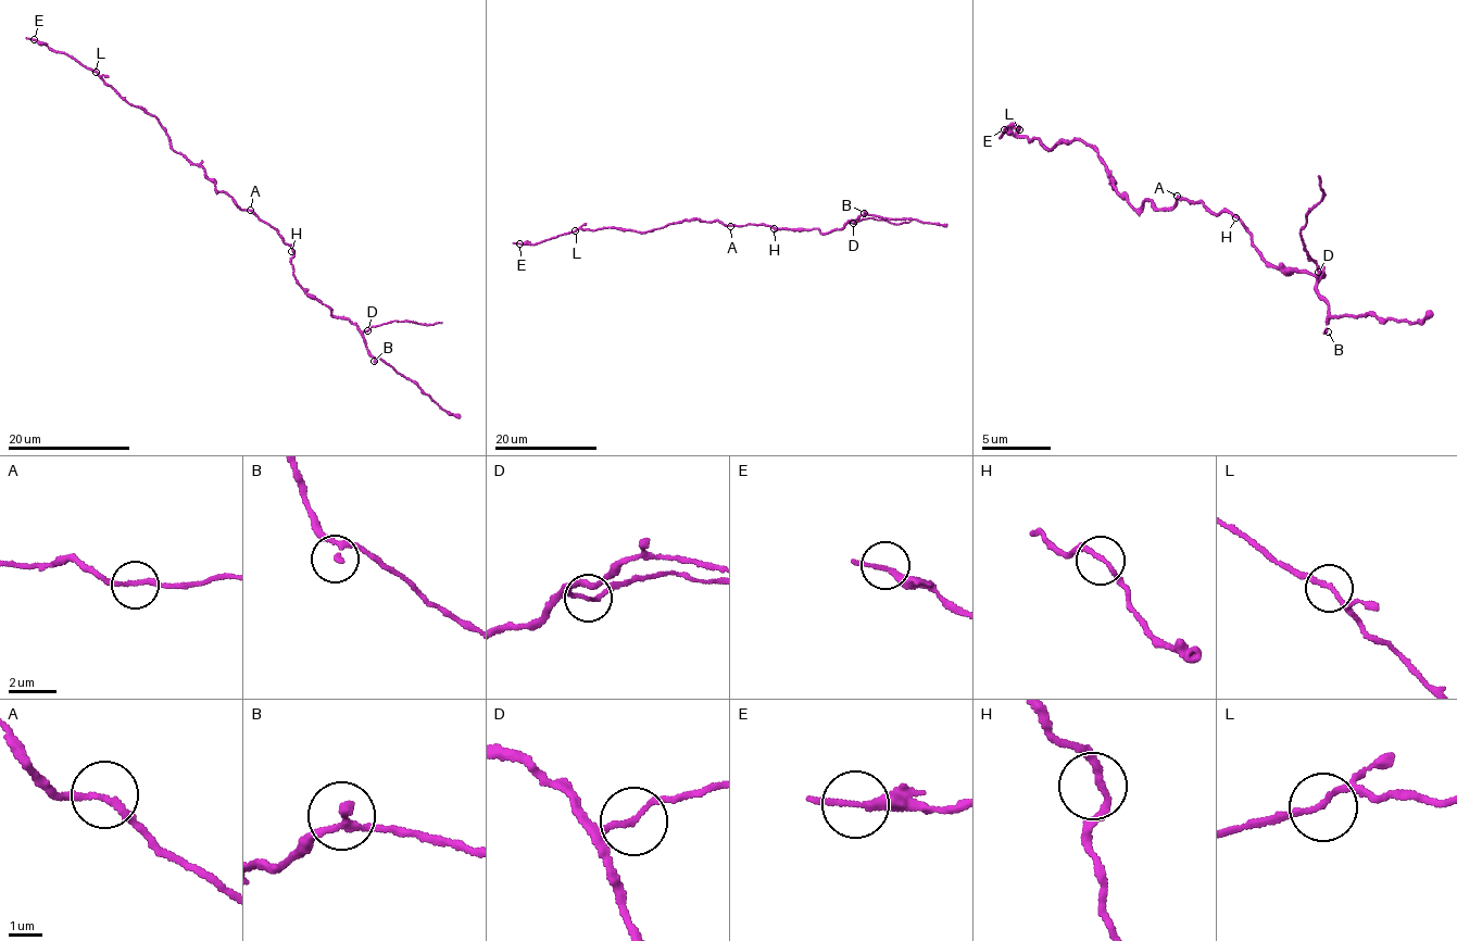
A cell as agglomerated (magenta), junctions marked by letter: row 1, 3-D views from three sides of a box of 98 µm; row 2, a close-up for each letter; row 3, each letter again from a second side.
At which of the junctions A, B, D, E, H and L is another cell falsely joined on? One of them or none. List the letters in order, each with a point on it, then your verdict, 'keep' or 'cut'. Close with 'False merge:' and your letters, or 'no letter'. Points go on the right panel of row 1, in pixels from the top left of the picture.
A: at (1177, 196); keep
B: at (1328, 331); keep
D: at (1318, 272); cut
E: at (1004, 129); keep
H: at (1235, 217); keep
L: at (1019, 129); keep
False merge: D

